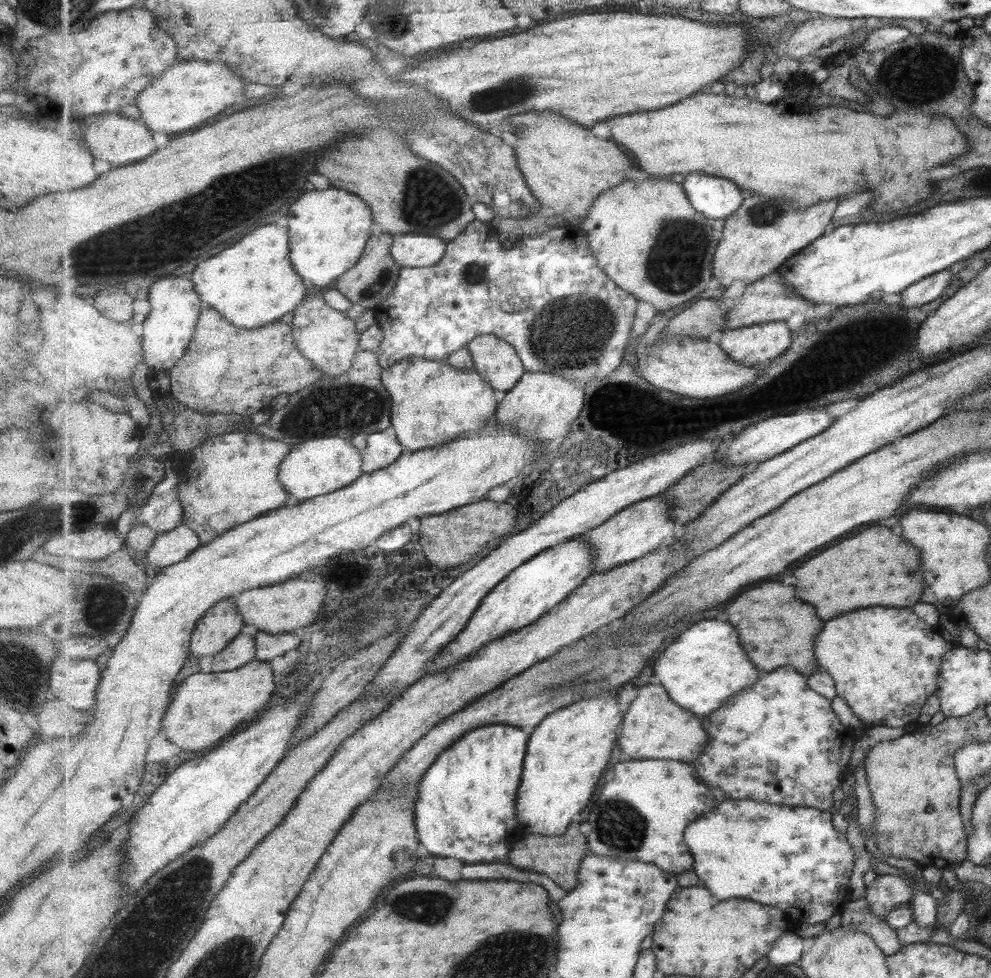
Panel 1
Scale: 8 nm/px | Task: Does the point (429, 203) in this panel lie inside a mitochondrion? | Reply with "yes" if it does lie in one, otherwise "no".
yes

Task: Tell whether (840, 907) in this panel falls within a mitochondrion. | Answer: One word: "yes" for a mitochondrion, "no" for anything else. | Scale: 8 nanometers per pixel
no

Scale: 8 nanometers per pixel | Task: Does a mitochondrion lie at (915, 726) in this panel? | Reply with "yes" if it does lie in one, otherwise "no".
no

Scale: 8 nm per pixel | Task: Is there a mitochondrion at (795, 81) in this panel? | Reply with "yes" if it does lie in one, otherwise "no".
no

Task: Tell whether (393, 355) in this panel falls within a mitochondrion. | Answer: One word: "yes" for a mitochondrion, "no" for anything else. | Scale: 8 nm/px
no

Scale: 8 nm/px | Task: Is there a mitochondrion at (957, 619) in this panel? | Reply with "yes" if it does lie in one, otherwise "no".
no

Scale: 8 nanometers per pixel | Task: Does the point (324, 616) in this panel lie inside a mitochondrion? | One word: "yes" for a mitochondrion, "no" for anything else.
no

